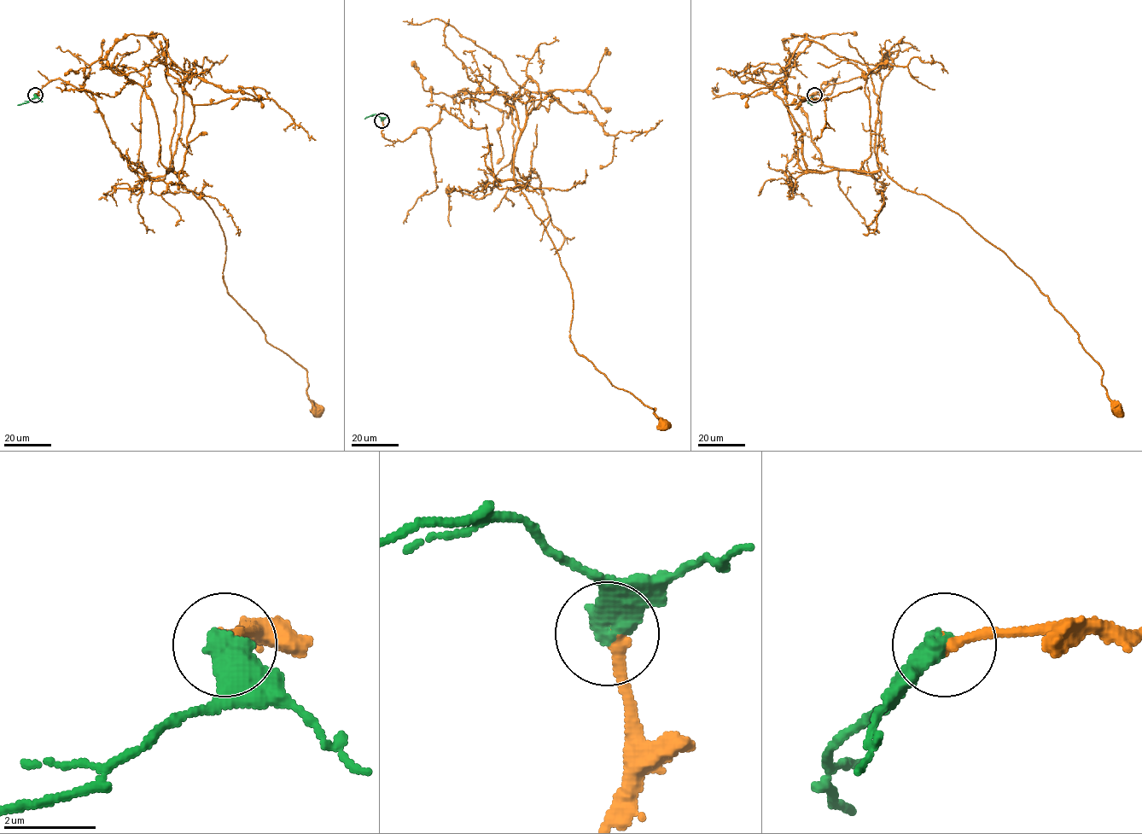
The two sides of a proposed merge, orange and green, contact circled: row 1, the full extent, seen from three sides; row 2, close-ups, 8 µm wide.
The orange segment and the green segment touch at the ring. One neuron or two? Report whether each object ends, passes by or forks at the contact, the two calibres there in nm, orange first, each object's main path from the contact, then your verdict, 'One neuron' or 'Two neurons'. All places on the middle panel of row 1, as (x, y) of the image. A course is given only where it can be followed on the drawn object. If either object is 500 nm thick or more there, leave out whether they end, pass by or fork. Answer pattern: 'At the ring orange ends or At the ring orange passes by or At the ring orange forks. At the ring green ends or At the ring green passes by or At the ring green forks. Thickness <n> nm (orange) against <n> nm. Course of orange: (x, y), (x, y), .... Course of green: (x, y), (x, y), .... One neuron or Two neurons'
Thickness 240 nm (orange) against 650 nm. Course of orange: (381, 120), (404, 140), (443, 106), (486, 129), (493, 174), (526, 197), (569, 282), (576, 352), (665, 423). Course of green: (381, 120), (377, 114), (364, 119). One neuron

